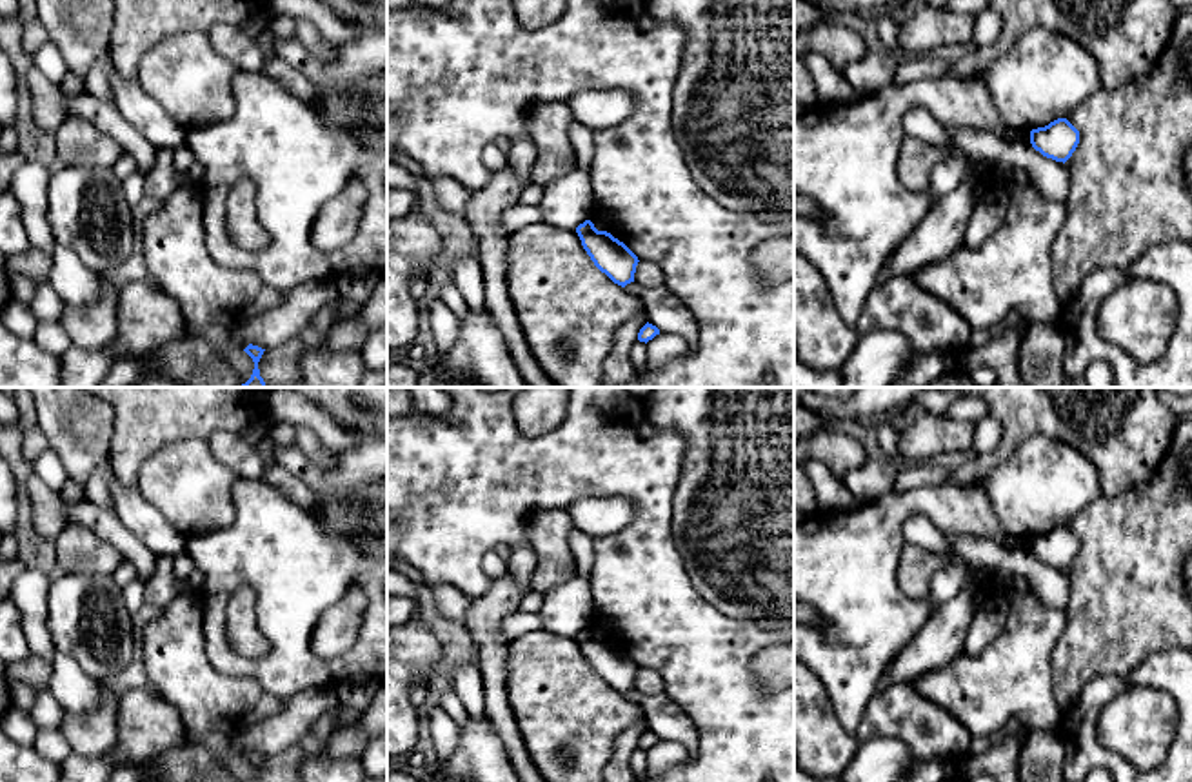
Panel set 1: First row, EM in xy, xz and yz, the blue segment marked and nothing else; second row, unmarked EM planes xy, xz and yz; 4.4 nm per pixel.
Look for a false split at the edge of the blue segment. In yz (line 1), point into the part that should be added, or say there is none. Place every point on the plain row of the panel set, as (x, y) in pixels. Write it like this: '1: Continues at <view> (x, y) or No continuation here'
1: No continuation here

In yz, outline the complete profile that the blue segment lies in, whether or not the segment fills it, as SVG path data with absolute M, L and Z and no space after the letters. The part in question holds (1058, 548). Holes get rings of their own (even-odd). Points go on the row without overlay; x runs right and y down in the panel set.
M1058 526L1045 535L1032 536L1030 551L1043 564L1065 571L1079 551L1079 538L1067 526Z

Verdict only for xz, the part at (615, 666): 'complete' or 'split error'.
complete

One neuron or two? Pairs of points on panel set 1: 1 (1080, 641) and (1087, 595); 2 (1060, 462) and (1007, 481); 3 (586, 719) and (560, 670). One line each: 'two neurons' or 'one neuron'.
1: one neuron
2: one neuron
3: one neuron

